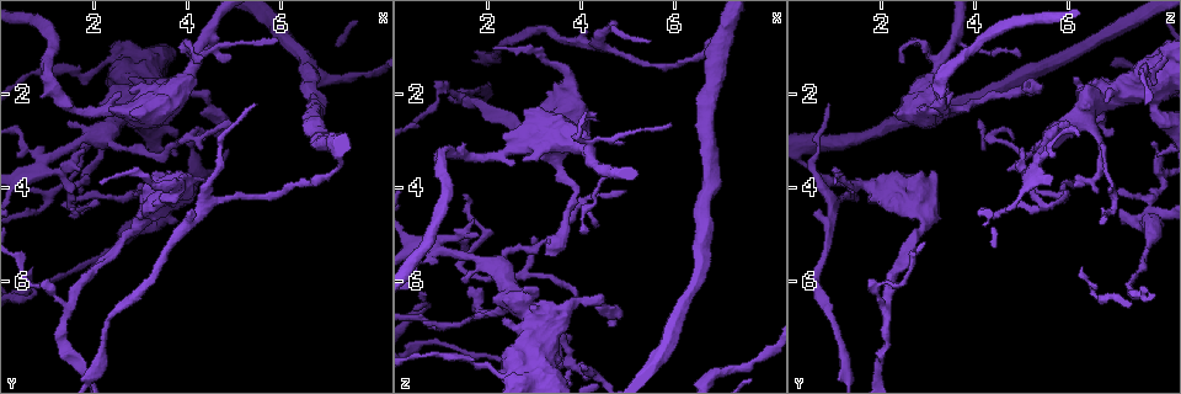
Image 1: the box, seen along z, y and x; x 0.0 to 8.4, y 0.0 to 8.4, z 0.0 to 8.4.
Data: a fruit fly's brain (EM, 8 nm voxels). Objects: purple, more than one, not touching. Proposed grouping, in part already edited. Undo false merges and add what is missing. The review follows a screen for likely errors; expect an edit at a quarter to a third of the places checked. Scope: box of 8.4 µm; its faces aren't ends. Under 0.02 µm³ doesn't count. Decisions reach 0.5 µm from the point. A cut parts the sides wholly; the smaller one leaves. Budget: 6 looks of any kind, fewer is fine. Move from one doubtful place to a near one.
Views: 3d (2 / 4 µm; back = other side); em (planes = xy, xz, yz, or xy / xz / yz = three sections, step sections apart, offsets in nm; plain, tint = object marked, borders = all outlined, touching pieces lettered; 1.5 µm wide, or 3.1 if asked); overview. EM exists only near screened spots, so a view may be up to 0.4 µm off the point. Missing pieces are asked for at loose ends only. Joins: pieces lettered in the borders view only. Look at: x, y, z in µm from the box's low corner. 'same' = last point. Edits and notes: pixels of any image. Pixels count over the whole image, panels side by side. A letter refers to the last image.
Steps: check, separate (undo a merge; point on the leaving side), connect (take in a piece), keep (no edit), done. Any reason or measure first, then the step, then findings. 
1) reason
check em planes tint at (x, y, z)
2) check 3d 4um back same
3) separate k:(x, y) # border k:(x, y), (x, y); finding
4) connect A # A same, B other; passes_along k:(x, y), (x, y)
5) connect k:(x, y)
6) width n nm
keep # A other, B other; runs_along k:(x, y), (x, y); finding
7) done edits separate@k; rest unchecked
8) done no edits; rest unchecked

check em planes borders at (1.55, 6.45, 2.05)

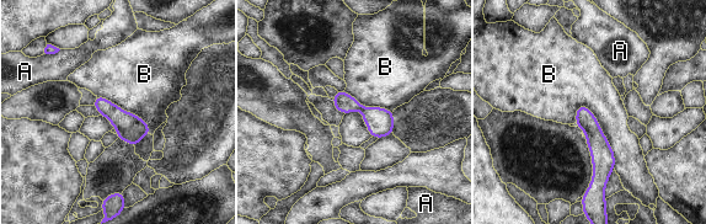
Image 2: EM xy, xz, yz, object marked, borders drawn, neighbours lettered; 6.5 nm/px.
keep # A other, B other; all the same cell

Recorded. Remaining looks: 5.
branch stops here
check em planes borders at (4.95, 2.65, 4.05)

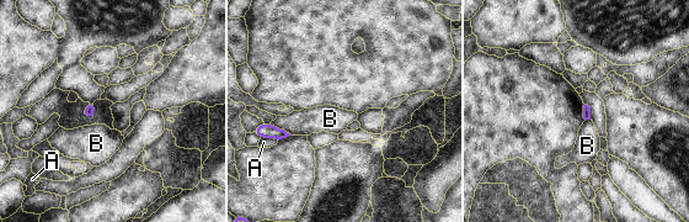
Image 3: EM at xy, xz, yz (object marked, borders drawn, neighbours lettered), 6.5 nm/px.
keep # A other, B other; border 3:(268, 123), (281, 127), (290, 135); none of them fits

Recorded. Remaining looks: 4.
end of a long branch
check 3d 2um at (4.65, 2.85, 7.00)

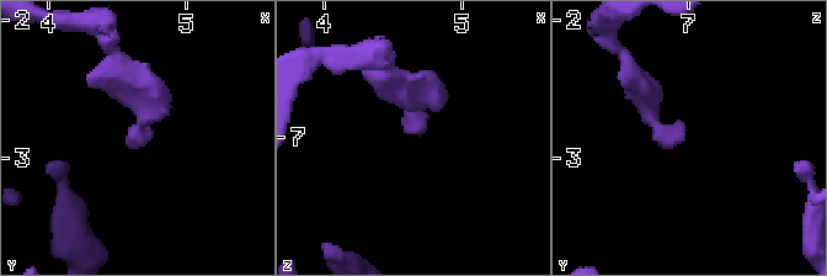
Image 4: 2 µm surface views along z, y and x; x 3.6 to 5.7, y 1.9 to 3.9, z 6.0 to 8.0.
shape alone is not enough
check em xz step 8 tint at (4.64, 2.86, 7.00)

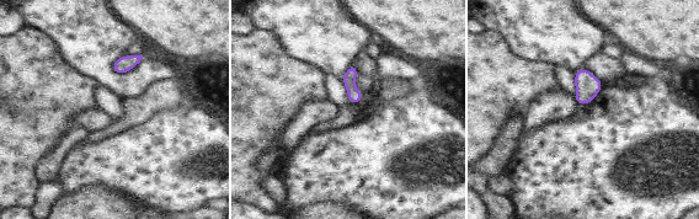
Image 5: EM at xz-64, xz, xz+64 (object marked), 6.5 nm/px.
cut it another way
check em planes borders same

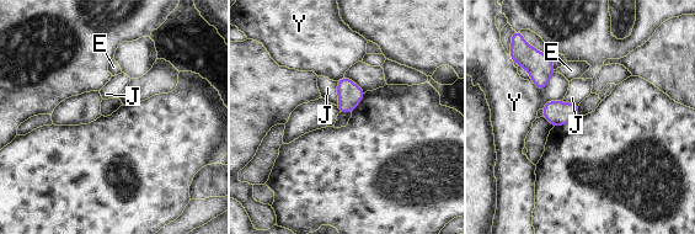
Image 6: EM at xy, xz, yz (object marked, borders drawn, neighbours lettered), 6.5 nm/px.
keep # E other, J other, Y other; border 6:(336, 81), (337, 105); no lettered piece goes on from it

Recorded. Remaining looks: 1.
done no edits; rest unchecked

